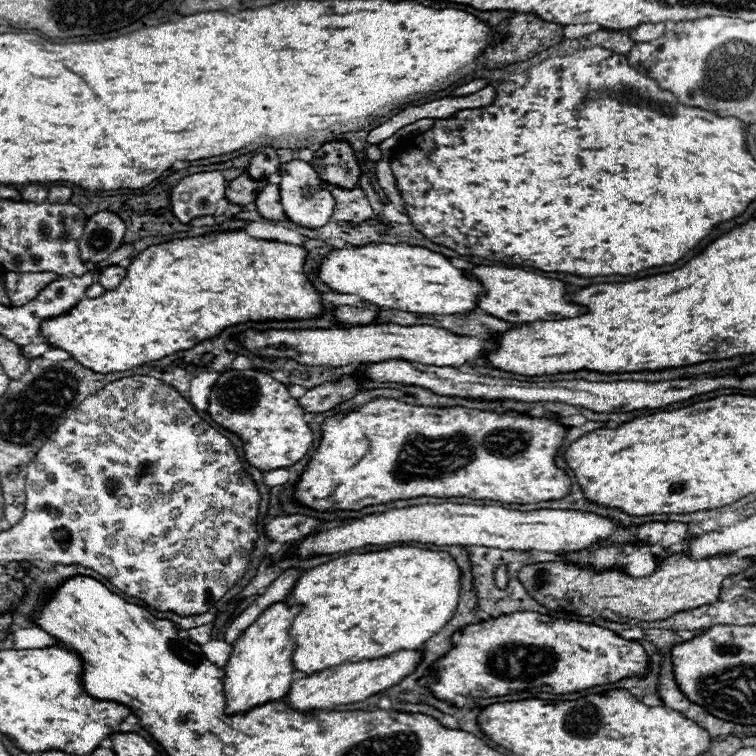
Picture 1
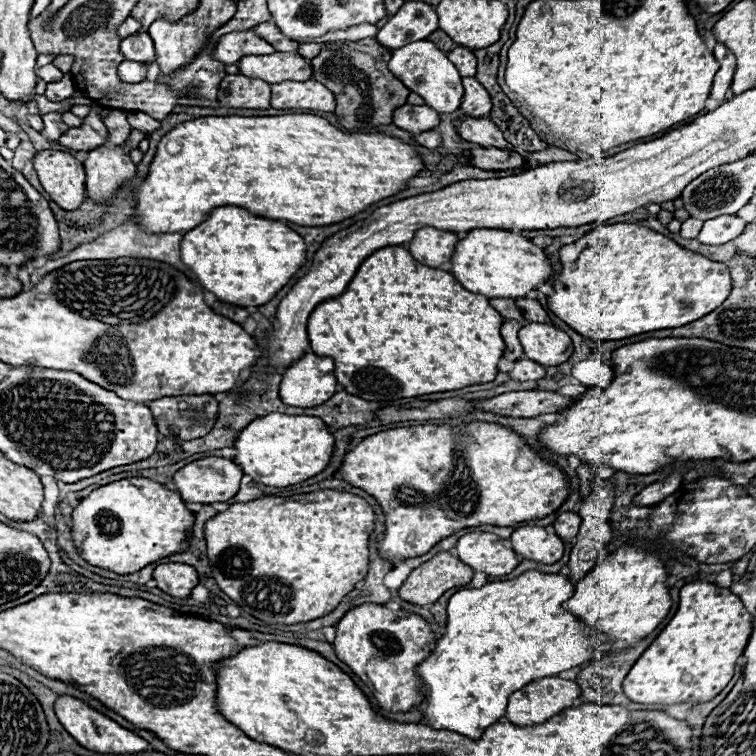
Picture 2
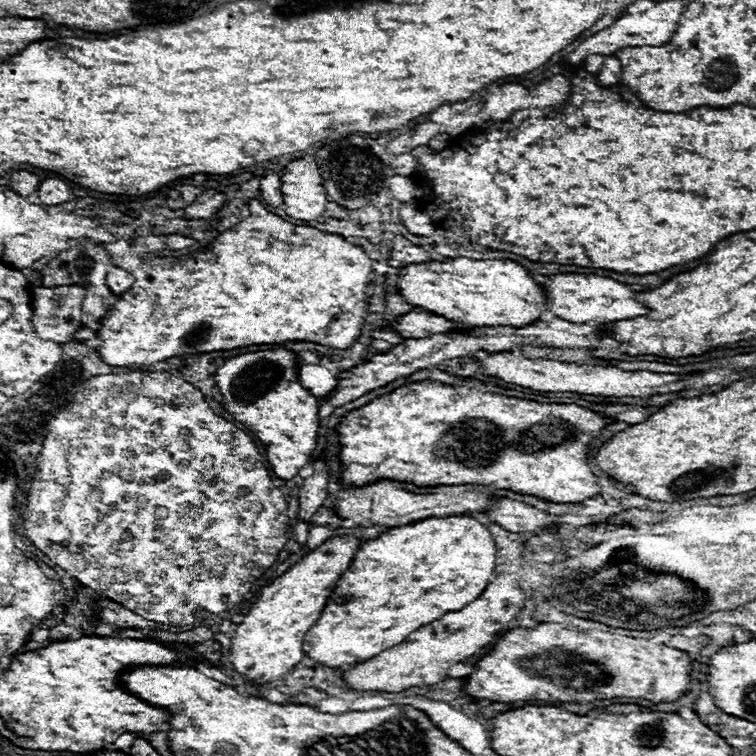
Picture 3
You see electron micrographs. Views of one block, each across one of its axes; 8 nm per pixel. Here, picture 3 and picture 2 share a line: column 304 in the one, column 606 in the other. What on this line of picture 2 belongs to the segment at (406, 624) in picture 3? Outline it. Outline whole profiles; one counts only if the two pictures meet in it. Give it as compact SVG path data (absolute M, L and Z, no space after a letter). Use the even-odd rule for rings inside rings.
M528 570L512 580L488 582L482 588L456 592L448 600L446 634L440 638L428 660L418 666L418 674L426 684L424 722L434 728L470 736L472 740L480 738L484 728L506 714L508 696L518 688L532 680L558 676L564 670L592 662L596 652L606 654L612 642L608 642L602 632L592 634L592 628L562 608L570 596L572 582L568 574L546 574L538 570Z

